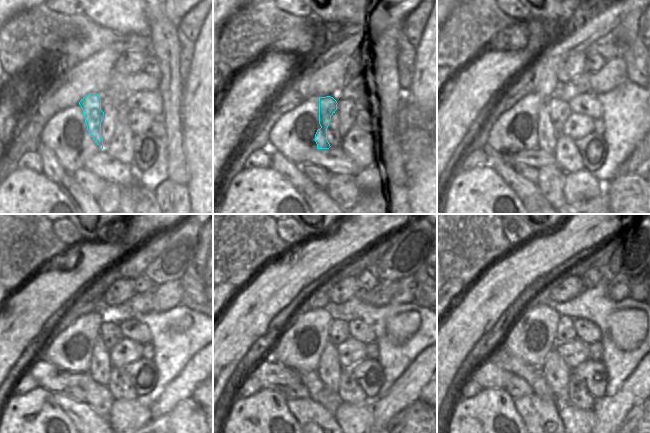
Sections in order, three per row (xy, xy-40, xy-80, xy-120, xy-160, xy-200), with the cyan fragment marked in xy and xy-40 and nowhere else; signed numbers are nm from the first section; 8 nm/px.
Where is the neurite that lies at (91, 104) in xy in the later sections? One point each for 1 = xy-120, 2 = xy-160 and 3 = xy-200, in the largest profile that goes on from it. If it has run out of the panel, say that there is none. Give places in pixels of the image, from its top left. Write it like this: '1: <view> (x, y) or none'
1: xy-120 (100, 369)
2: xy-160 (329, 368)
3: xy-200 (556, 373)

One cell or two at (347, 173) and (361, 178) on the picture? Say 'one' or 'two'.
two

